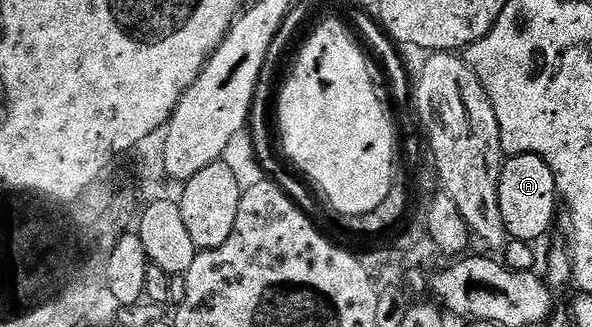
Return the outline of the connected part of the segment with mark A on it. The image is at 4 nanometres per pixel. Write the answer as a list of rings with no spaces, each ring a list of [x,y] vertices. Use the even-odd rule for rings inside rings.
[[[514,154],[506,157],[501,168],[499,180],[499,212],[503,212],[503,224],[507,228],[510,239],[518,242],[536,243],[536,238],[541,238],[553,226],[553,217],[559,211],[557,185],[551,168],[537,154]]]

